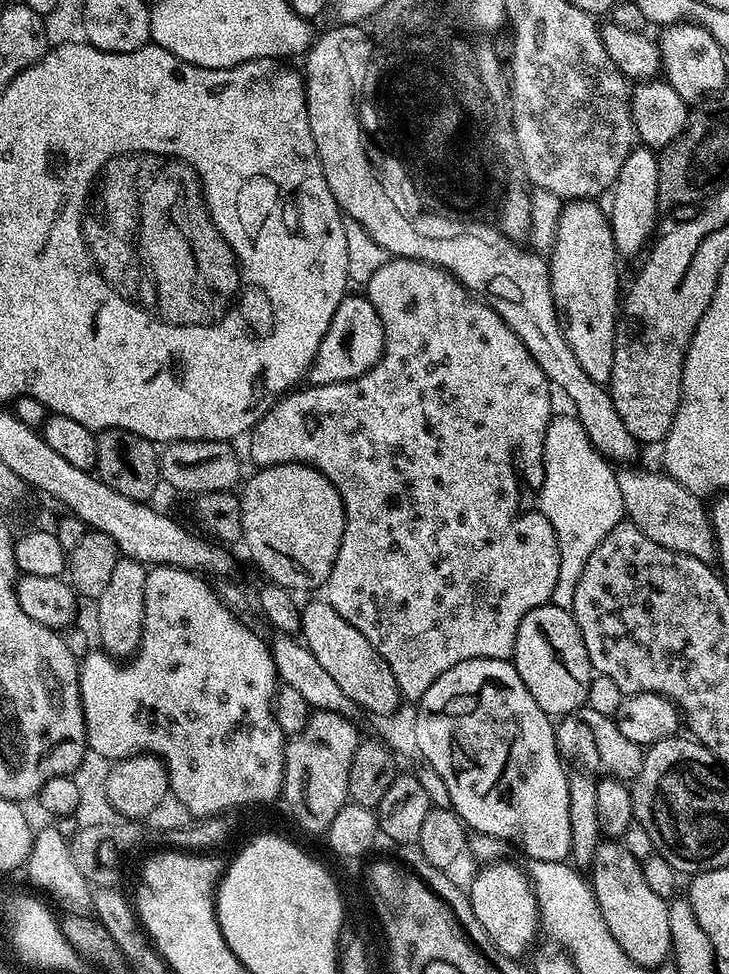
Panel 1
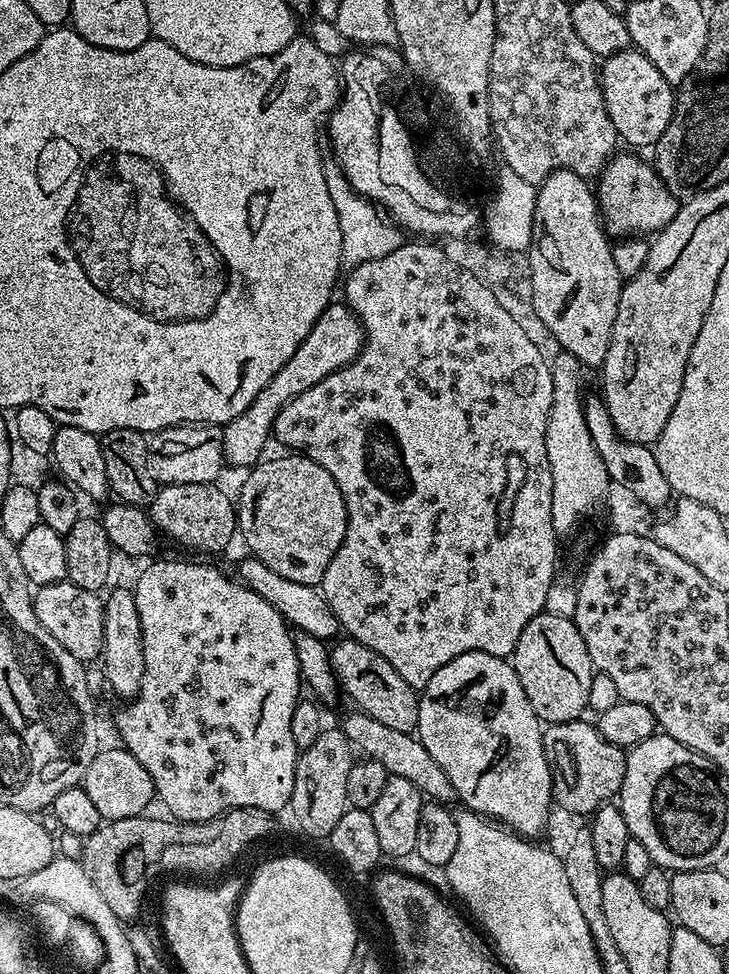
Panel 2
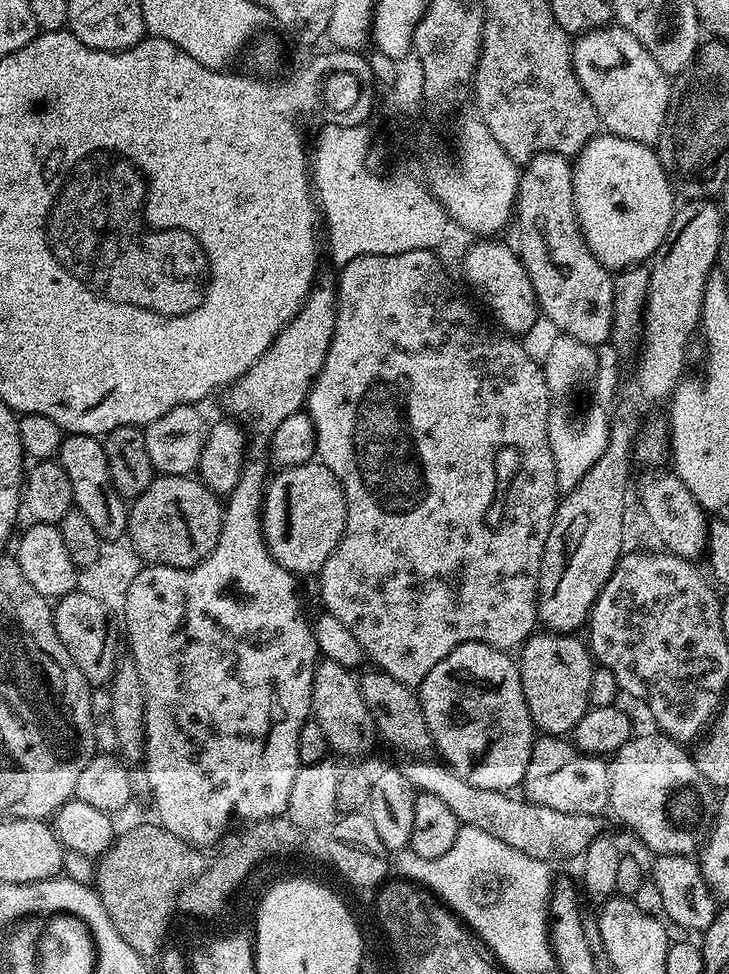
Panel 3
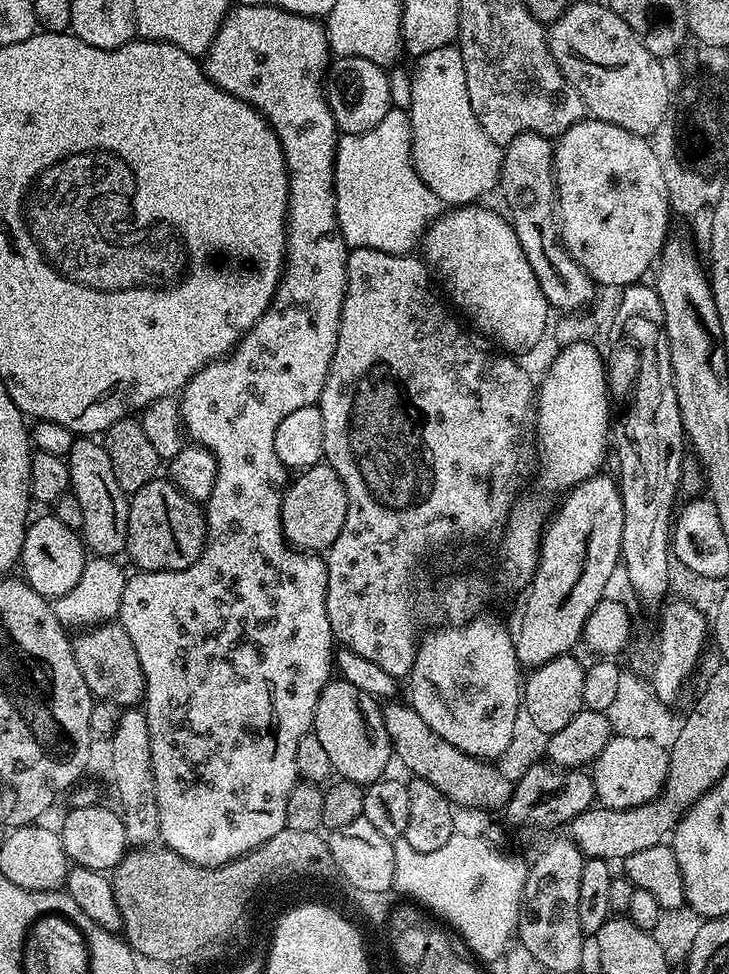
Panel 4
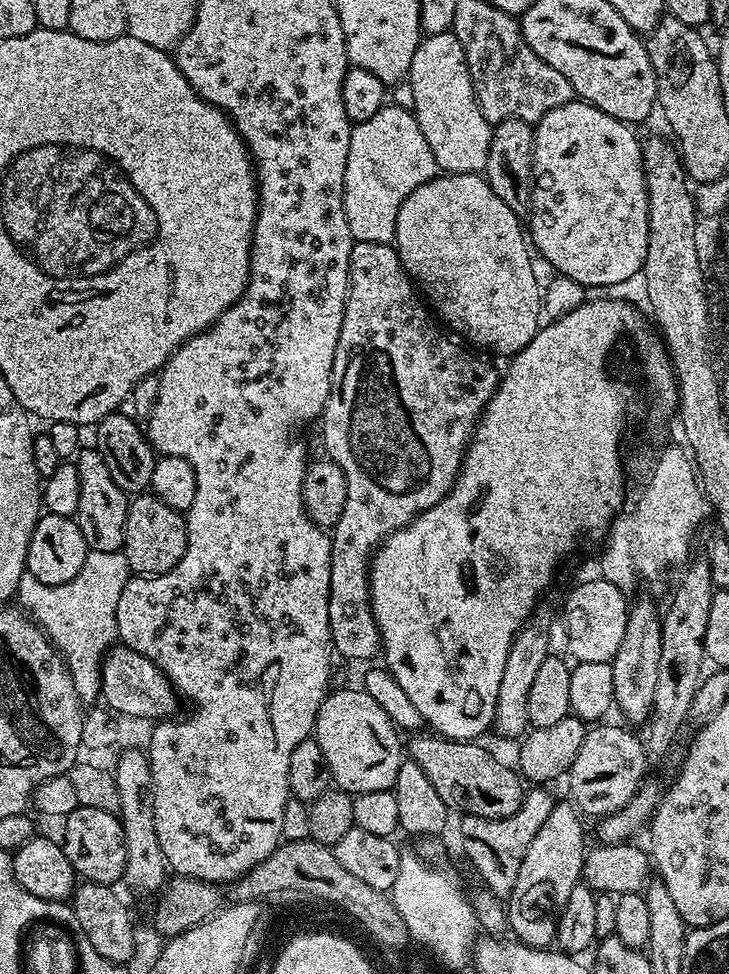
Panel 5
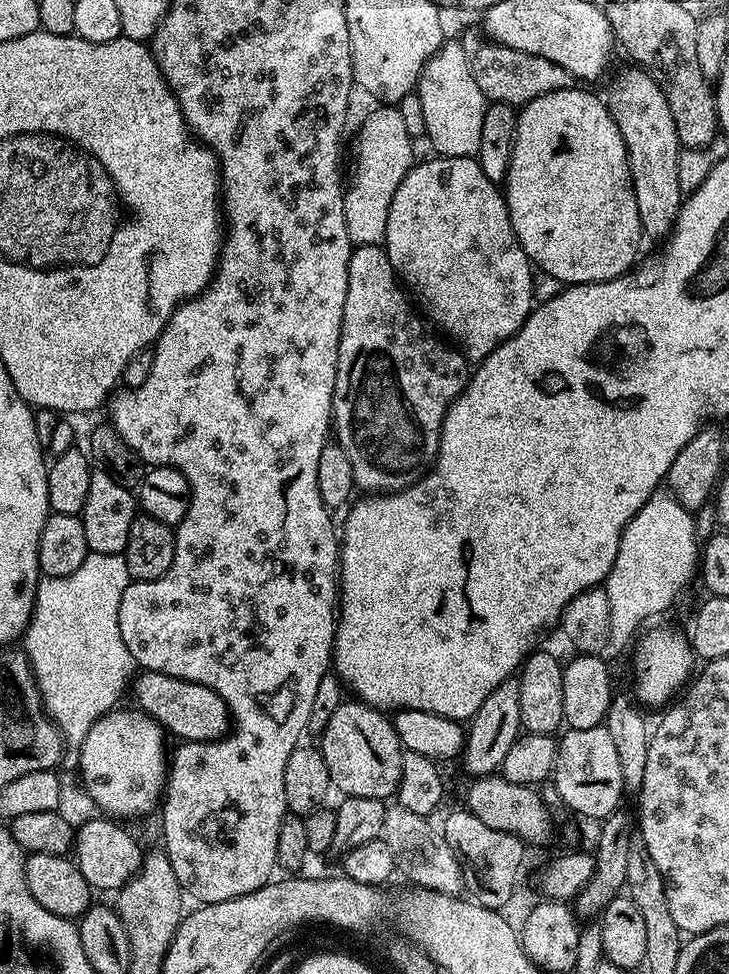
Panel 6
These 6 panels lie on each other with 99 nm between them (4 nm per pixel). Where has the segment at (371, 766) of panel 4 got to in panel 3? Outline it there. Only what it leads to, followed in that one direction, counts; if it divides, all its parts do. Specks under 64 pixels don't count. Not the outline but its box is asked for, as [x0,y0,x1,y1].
[311,658,378,756]

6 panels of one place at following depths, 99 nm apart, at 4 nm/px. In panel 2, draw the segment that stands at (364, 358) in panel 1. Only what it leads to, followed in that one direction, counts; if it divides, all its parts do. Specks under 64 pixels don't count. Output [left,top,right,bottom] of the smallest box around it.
[223,302,364,469]

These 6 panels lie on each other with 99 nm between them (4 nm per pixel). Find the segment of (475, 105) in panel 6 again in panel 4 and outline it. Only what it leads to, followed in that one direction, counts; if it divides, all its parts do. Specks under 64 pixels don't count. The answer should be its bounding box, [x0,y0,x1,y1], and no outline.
[406,44,504,205]

